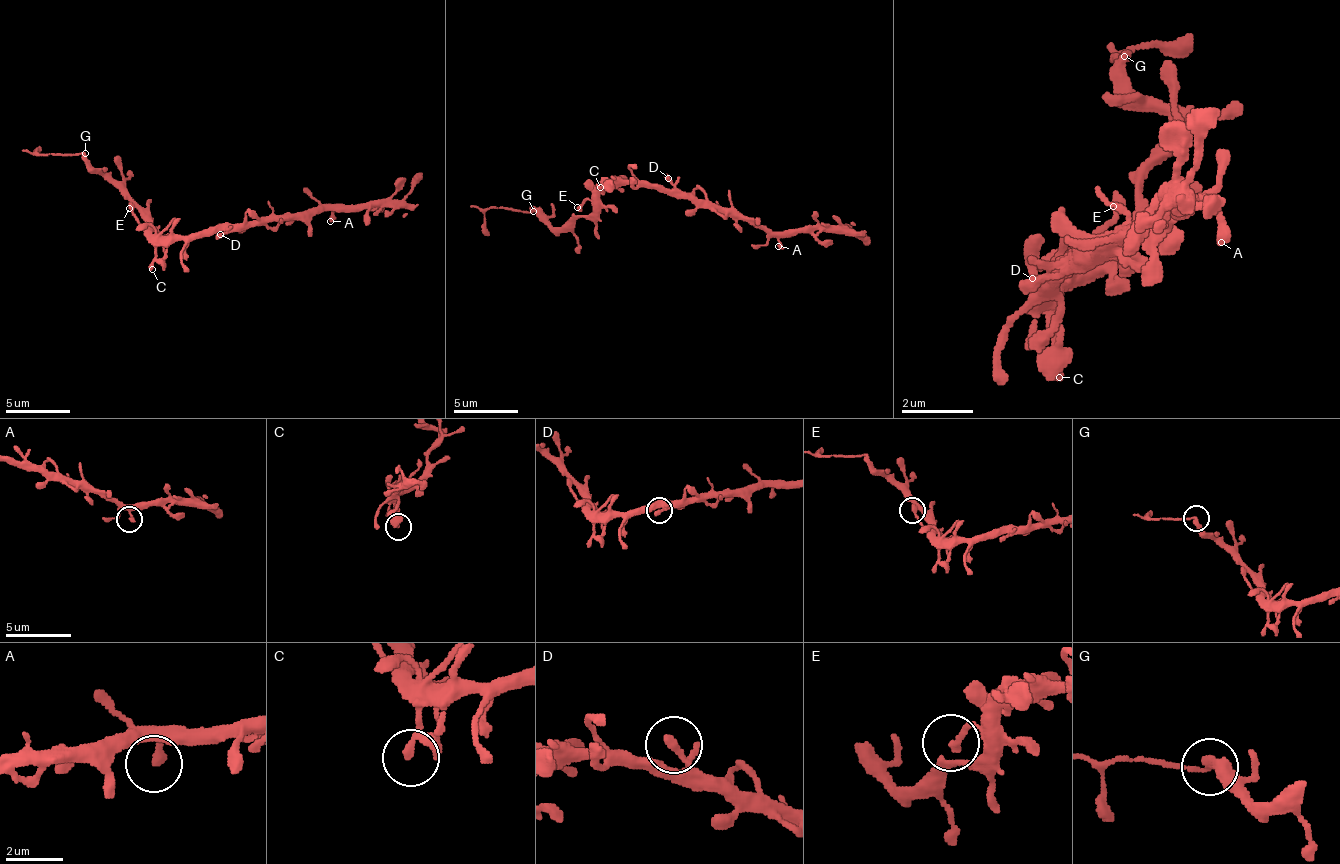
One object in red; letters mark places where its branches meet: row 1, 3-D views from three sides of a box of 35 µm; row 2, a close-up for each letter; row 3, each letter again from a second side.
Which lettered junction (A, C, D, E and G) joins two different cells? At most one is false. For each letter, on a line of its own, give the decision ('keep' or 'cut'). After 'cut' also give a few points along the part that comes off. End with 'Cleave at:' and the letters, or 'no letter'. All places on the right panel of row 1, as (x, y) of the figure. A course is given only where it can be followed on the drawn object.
A: keep
C: keep
D: keep
E: keep
G: cut | (1122, 53), (1113, 53), (1131, 44), (1176, 44), (1194, 35)
Cleave at: G

